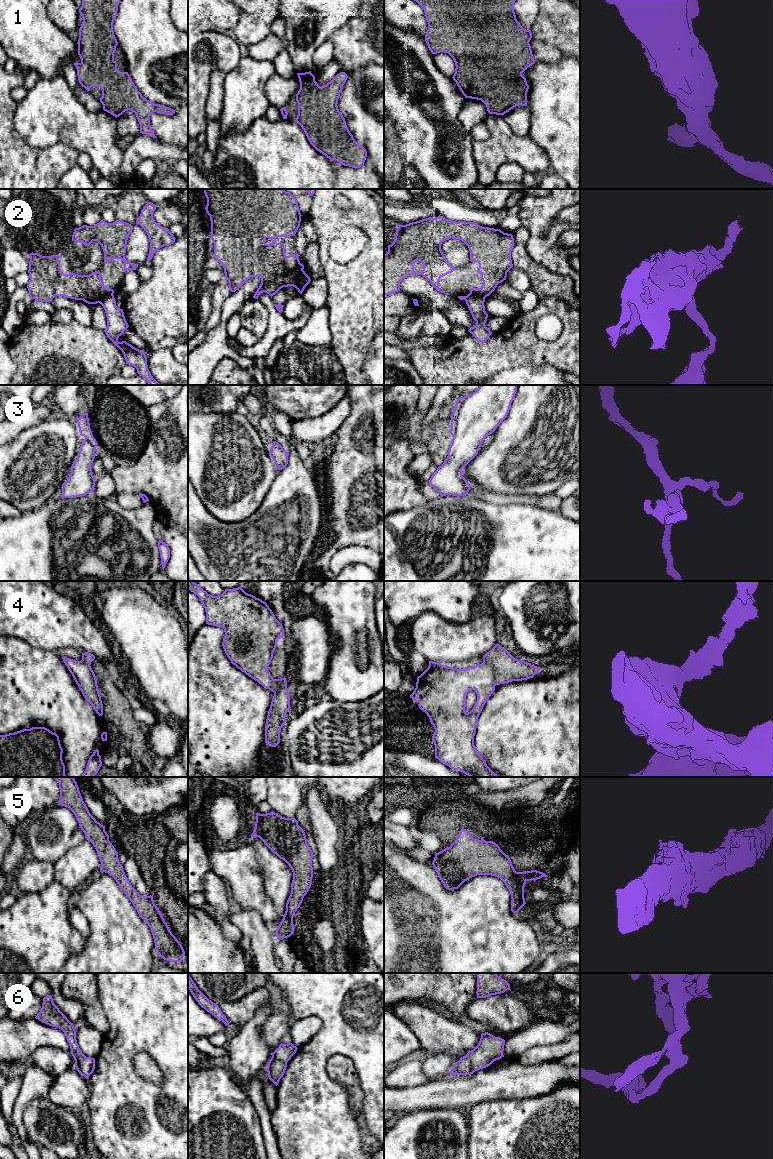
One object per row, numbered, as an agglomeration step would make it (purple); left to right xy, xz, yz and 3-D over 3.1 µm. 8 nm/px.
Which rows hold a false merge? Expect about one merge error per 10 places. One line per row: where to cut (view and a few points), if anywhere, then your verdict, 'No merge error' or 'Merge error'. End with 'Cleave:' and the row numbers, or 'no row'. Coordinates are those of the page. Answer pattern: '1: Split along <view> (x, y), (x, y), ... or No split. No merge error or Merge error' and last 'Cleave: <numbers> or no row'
1: No split. No merge error
2: Split along yz (484, 297), (469, 296), (465, 300). Merge error
3: No split. No merge error
4: Split along yz (483, 661), (492, 666), (495, 685). Merge error
5: No split. No merge error
6: No split. No merge error
Cleave: 2, 4

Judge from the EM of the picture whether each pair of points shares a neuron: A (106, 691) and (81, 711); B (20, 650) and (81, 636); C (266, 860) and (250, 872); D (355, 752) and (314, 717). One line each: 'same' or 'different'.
A: different
B: different
C: different
D: same

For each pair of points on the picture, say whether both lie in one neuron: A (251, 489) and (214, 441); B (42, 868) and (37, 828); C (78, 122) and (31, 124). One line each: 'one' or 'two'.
A: one
B: two
C: one

